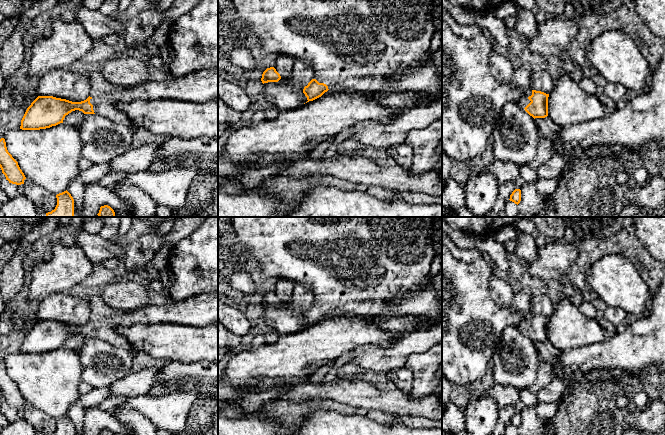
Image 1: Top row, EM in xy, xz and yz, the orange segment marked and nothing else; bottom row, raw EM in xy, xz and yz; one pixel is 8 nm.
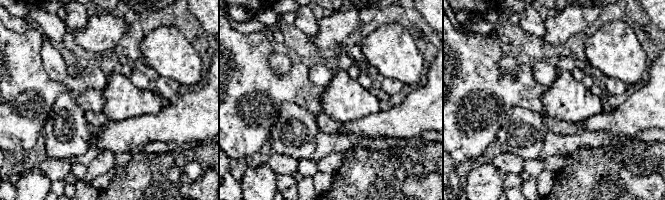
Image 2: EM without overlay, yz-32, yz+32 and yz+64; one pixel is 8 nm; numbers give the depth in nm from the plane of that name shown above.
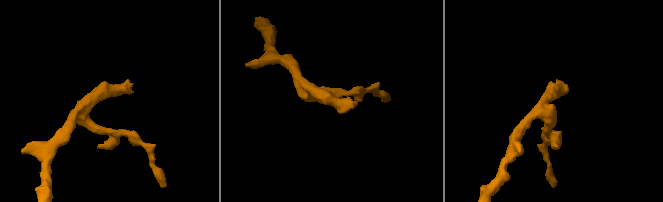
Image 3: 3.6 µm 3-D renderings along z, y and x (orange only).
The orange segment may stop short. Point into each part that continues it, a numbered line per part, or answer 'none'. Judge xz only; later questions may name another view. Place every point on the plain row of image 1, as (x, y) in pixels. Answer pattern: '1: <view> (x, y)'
1: xz (373, 266)

